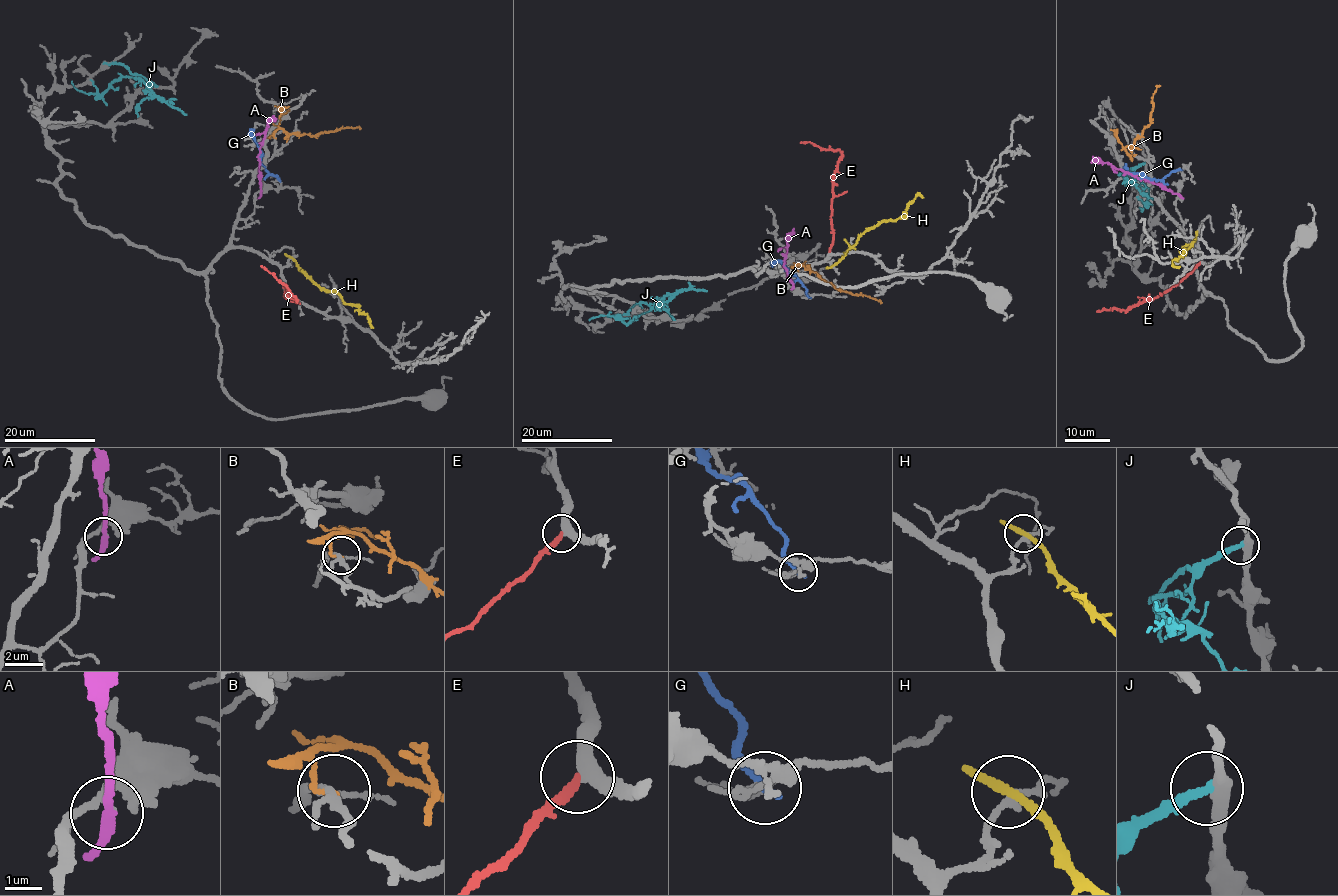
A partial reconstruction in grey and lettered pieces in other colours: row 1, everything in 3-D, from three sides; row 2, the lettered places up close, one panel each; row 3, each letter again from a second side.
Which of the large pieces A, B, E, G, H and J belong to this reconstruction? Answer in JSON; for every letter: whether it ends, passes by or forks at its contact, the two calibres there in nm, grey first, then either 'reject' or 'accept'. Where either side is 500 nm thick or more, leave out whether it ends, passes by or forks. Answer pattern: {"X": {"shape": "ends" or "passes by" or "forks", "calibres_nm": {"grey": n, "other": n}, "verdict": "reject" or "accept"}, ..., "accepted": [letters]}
{"A": {"shape": "passes by", "calibres_nm": {"grey": 170, "other": 240}, "verdict": "reject"}, "B": {"shape": "ends", "calibres_nm": {"grey": 160, "other": 120}, "verdict": "reject"}, "E": {"shape": "ends", "calibres_nm": {"grey": 400, "other": 240}, "verdict": "accept"}, "G": {"shape": "ends", "calibres_nm": {"grey": 140, "other": 260}, "verdict": "reject"}, "H": {"shape": "passes by", "calibres_nm": {"grey": 160, "other": 220}, "verdict": "reject"}, "J": {"shape": "ends", "calibres_nm": {"grey": 280, "other": 280}, "verdict": "reject"}, "accepted": ["E"]}

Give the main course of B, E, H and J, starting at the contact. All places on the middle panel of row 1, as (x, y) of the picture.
B: (798, 270), (796, 265), (803, 265), (836, 288), (881, 302)
E: (830, 252), (833, 179), (841, 154), (839, 150), (800, 142)
H: (832, 266), (866, 230), (887, 220), (895, 221), (904, 217), (906, 207), (917, 194), (923, 197)
J: (674, 320), (663, 307), (662, 298), (666, 295), (631, 323), (626, 324), (613, 316), (589, 319)

